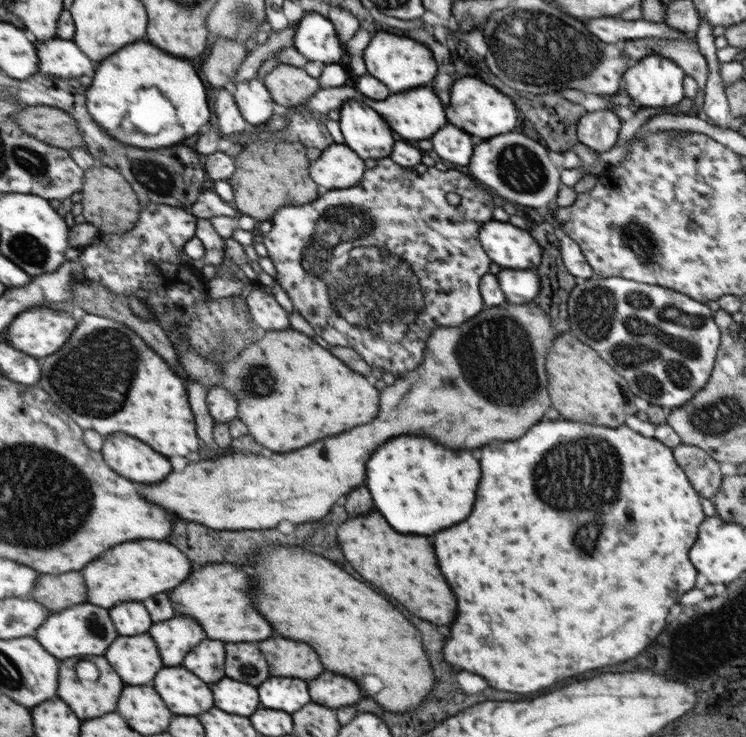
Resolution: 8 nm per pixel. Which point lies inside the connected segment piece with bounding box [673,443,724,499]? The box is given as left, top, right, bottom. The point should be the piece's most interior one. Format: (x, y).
(703, 472)

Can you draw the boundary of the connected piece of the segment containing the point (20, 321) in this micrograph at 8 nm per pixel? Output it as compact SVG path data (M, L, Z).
M34 306L25 312L17 314L8 331L1 337L3 342L8 342L18 350L41 360L58 352L76 332L78 320L72 312L54 310L44 306Z

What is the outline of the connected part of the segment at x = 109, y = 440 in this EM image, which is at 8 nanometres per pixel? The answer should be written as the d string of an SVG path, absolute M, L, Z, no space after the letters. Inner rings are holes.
M128 434L106 436L101 453L119 475L142 484L160 482L172 470L166 456Z

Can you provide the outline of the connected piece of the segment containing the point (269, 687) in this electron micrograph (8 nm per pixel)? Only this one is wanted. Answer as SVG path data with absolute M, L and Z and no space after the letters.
M268 678L258 686L260 704L272 710L296 712L310 702L308 686L298 678Z

